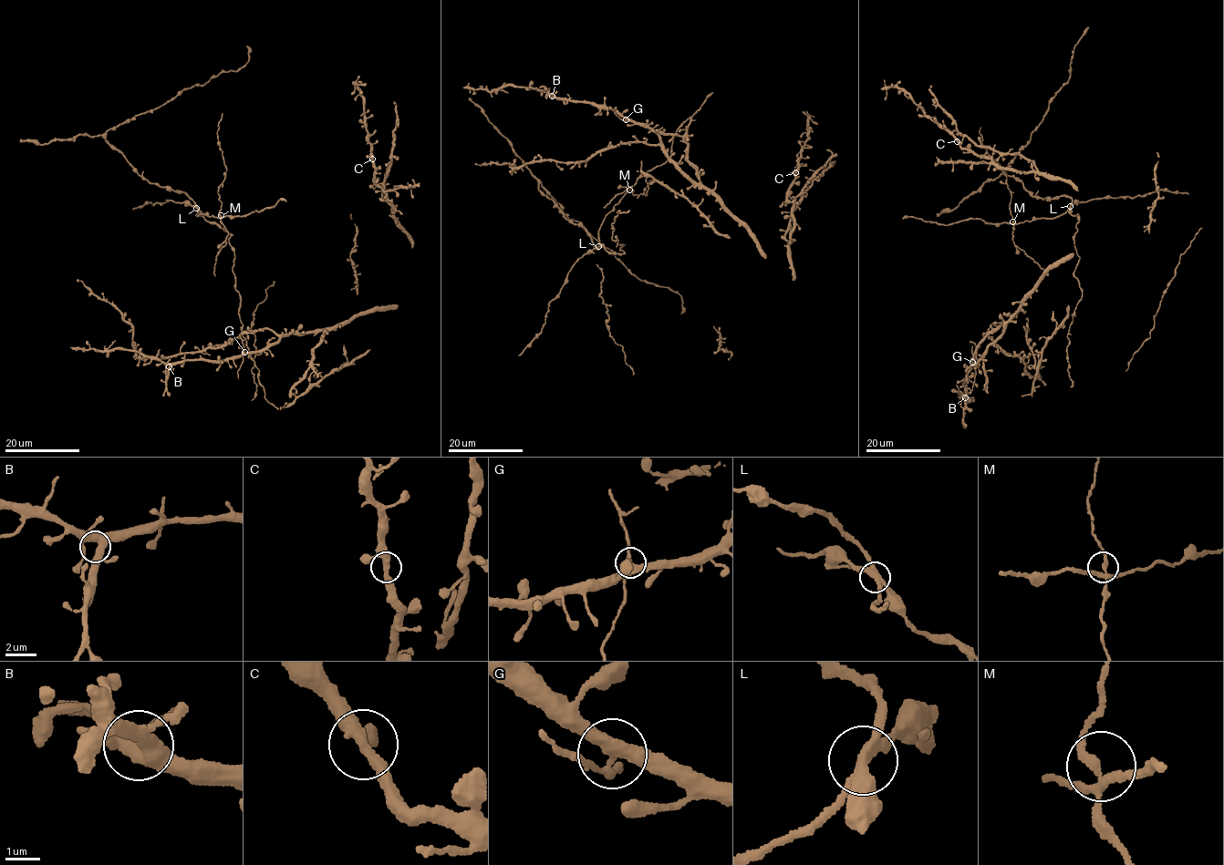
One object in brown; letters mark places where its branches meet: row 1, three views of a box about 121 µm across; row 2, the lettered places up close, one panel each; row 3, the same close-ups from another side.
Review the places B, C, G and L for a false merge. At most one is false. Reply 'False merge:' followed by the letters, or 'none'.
False merge: L

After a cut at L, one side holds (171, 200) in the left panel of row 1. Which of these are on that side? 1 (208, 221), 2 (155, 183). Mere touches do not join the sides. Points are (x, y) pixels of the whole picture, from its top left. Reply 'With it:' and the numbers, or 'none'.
With it: none

